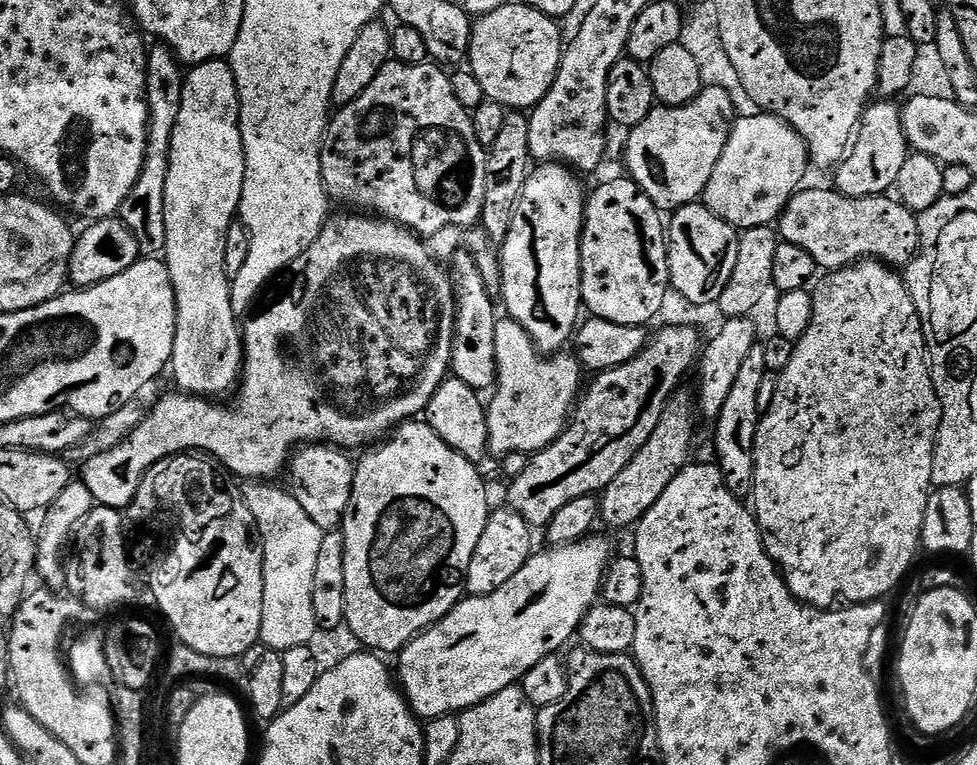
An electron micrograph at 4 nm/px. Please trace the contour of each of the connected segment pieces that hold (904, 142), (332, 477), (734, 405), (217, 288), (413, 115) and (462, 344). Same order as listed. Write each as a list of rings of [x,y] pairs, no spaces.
[[[888,98],[869,103],[860,119],[860,126],[854,133],[848,155],[834,169],[835,191],[850,198],[866,198],[882,196],[895,189],[898,174],[910,155],[908,139],[902,130],[901,111],[901,105]]]
[[[310,444],[301,447],[291,457],[290,472],[292,468],[292,485],[290,485],[290,491],[292,495],[298,498],[298,502],[302,502],[302,510],[306,510],[306,514],[310,514],[310,518],[314,518],[314,522],[318,522],[318,526],[322,529],[339,529],[348,509],[350,494],[352,493],[352,483],[356,473],[354,460],[351,460],[348,456],[351,455],[347,451],[330,444]]]
[[[757,346],[746,354],[738,375],[734,377],[734,387],[726,398],[726,406],[722,406],[722,414],[714,422],[716,428],[715,463],[720,465],[720,473],[731,492],[744,494],[752,487],[754,478],[754,438],[760,425],[761,412],[758,410],[758,390],[761,389],[763,376],[768,374],[766,358],[762,355],[762,347]]]
[[[227,59],[211,60],[201,64],[193,64],[187,69],[182,90],[182,107],[178,110],[178,122],[174,122],[174,134],[170,138],[170,154],[168,155],[170,170],[166,174],[166,242],[162,253],[168,265],[168,273],[172,279],[172,292],[176,295],[176,333],[174,334],[174,350],[170,373],[176,379],[181,393],[201,398],[220,398],[223,392],[231,393],[237,387],[244,367],[244,342],[242,328],[232,309],[232,286],[226,274],[226,234],[237,219],[242,198],[242,182],[246,178],[246,158],[242,146],[242,130],[240,129],[240,99],[238,86],[234,82],[234,70]]]
[[[395,58],[389,60],[386,66],[382,66],[382,70],[378,70],[378,78],[374,78],[374,82],[370,82],[370,86],[366,86],[366,90],[362,90],[362,94],[358,94],[358,98],[354,98],[354,102],[339,109],[331,117],[328,132],[324,135],[324,145],[320,151],[324,190],[333,201],[341,200],[344,204],[353,204],[356,207],[353,209],[367,210],[377,217],[392,220],[395,224],[400,224],[424,238],[442,231],[443,228],[468,228],[471,224],[479,225],[482,214],[482,198],[486,195],[487,161],[488,153],[474,134],[469,109],[464,108],[462,102],[458,102],[458,98],[454,98],[451,75],[436,62],[404,64]]]
[[[460,252],[450,267],[452,291],[456,298],[456,337],[452,340],[451,375],[466,382],[475,392],[481,394],[495,389],[496,359],[494,358],[494,326],[498,319],[496,308],[488,297],[484,276],[476,260],[468,252]]]

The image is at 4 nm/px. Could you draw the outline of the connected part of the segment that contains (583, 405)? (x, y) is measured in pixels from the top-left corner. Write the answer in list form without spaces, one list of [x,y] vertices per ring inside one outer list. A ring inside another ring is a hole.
[[[690,325],[657,327],[655,331],[656,333],[654,331],[651,333],[650,339],[648,343],[645,344],[644,349],[630,362],[626,362],[622,366],[612,368],[608,372],[601,372],[591,377],[592,385],[590,385],[589,388],[587,385],[586,391],[581,395],[580,399],[576,401],[575,409],[570,416],[571,423],[565,428],[564,433],[557,438],[553,444],[535,453],[535,455],[529,459],[526,470],[522,470],[522,474],[518,474],[518,478],[507,485],[509,487],[508,500],[506,500],[507,507],[517,512],[526,523],[532,525],[533,529],[540,530],[547,526],[550,522],[550,518],[554,518],[554,514],[558,514],[558,510],[562,510],[562,506],[566,506],[566,502],[574,502],[574,498],[599,494],[603,492],[604,487],[610,482],[614,482],[614,478],[618,478],[618,474],[622,474],[622,470],[630,462],[630,458],[634,458],[634,454],[638,454],[638,450],[642,450],[642,446],[646,446],[646,438],[650,438],[650,434],[654,434],[654,426],[658,426],[658,418],[662,418],[662,410],[667,406],[672,393],[677,391],[679,384],[676,383],[678,383],[691,368],[693,371],[694,365],[699,361],[702,355],[702,332],[698,328],[692,328]]]

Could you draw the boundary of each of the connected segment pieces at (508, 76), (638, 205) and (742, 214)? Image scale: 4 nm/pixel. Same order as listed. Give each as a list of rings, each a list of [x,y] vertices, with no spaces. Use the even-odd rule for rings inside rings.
[[[509,2],[502,6],[502,10],[494,10],[494,14],[486,14],[473,23],[467,63],[474,78],[482,82],[482,90],[487,99],[498,102],[505,110],[531,110],[551,90],[565,47],[566,40],[562,35],[561,25],[553,17],[542,14],[523,2]]]
[[[631,178],[624,180],[608,180],[605,184],[600,184],[596,189],[589,191],[586,196],[584,206],[584,225],[582,226],[582,238],[580,239],[580,261],[582,262],[582,304],[585,309],[588,308],[593,317],[598,320],[605,320],[611,324],[621,324],[631,328],[651,325],[659,312],[659,306],[662,304],[662,298],[665,297],[668,283],[668,242],[666,239],[666,224],[662,219],[662,213],[659,208],[650,202],[650,198],[644,191],[637,186]]]
[[[767,114],[754,118],[741,116],[732,125],[732,133],[726,142],[726,150],[722,150],[722,158],[718,158],[718,166],[714,166],[714,174],[710,174],[710,182],[706,182],[702,202],[714,215],[722,218],[737,230],[754,226],[772,226],[779,221],[792,195],[801,191],[808,168],[810,169],[808,148],[803,138],[785,120],[779,120],[777,116]]]

